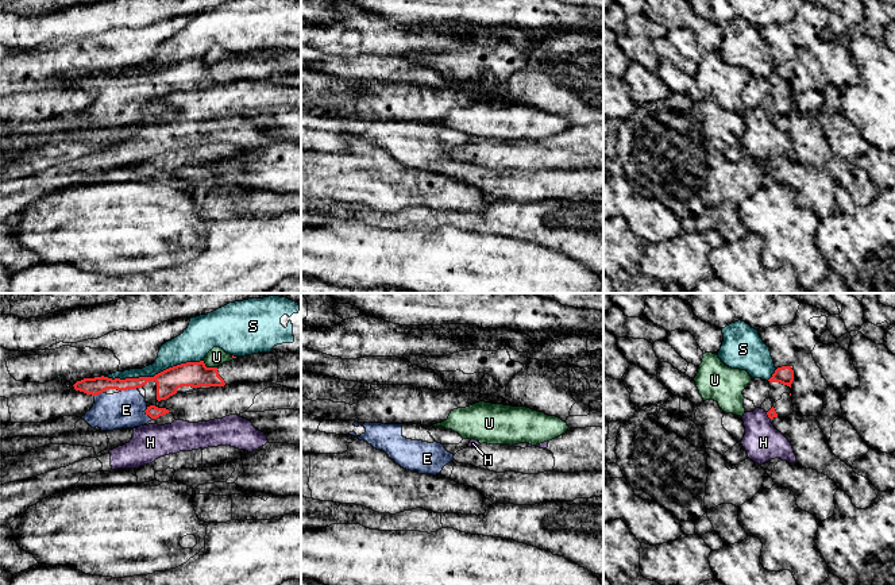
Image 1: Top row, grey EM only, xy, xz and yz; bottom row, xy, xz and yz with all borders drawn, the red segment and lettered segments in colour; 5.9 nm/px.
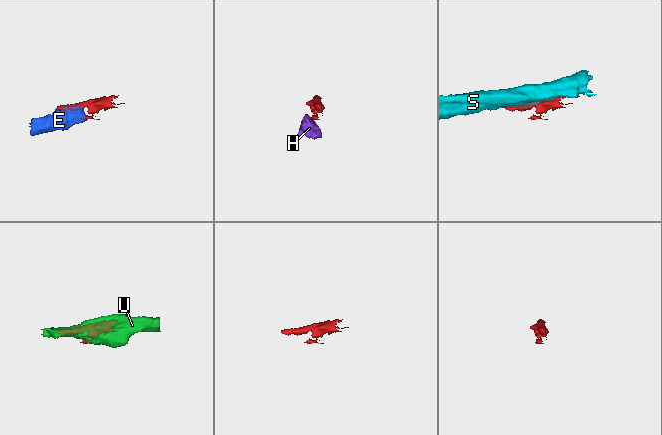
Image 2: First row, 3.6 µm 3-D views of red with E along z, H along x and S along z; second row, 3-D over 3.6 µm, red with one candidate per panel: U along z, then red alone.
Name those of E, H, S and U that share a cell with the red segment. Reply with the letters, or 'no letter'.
E

